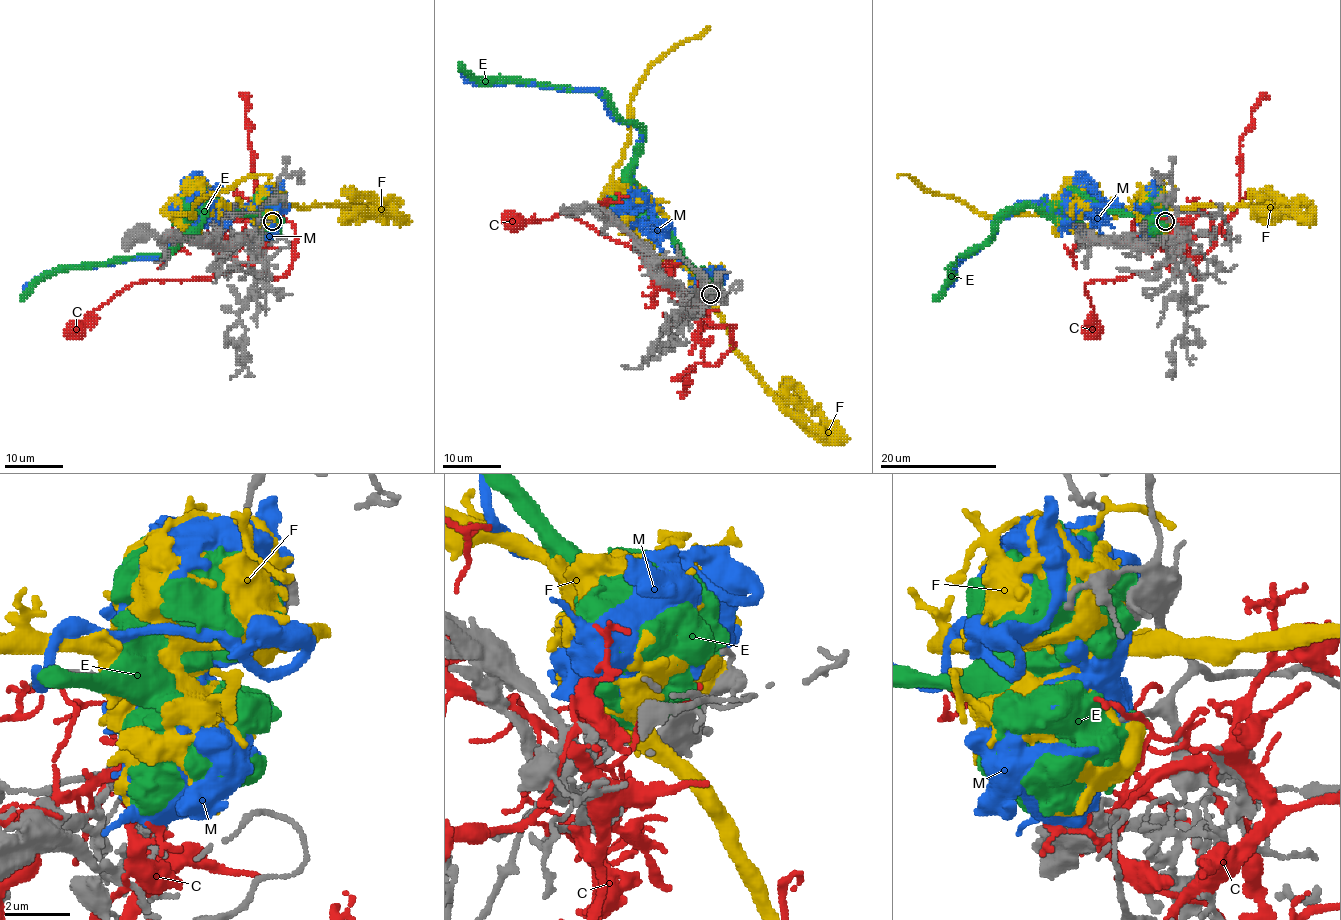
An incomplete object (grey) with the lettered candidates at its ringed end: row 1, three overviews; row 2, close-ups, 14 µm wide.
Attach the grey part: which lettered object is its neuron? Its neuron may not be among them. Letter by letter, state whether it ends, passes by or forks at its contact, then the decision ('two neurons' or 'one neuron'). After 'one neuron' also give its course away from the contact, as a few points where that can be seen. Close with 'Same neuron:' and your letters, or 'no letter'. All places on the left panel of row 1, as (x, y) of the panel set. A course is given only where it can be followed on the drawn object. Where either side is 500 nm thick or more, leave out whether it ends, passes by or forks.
C: it forks | two neurons
E: two neurons
F: it passes by | two neurons
M: it ends | two neurons
Same neuron: no letter

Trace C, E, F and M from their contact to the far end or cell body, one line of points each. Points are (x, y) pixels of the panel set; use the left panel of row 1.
C: (271, 221), (259, 226), (256, 259), (250, 264), (208, 277), (141, 280), (123, 288), (75, 327)
E: (266, 221), (196, 196), (190, 209), (196, 206), (202, 216), (161, 256), (59, 267), (21, 301)
F: (269, 221), (260, 209), (201, 207), (193, 200), (170, 216), (192, 218), (206, 196), (252, 175), (272, 177)
M: (268, 221), (274, 196), (278, 207), (241, 215), (198, 202), (202, 216), (158, 257), (69, 266), (22, 291)

